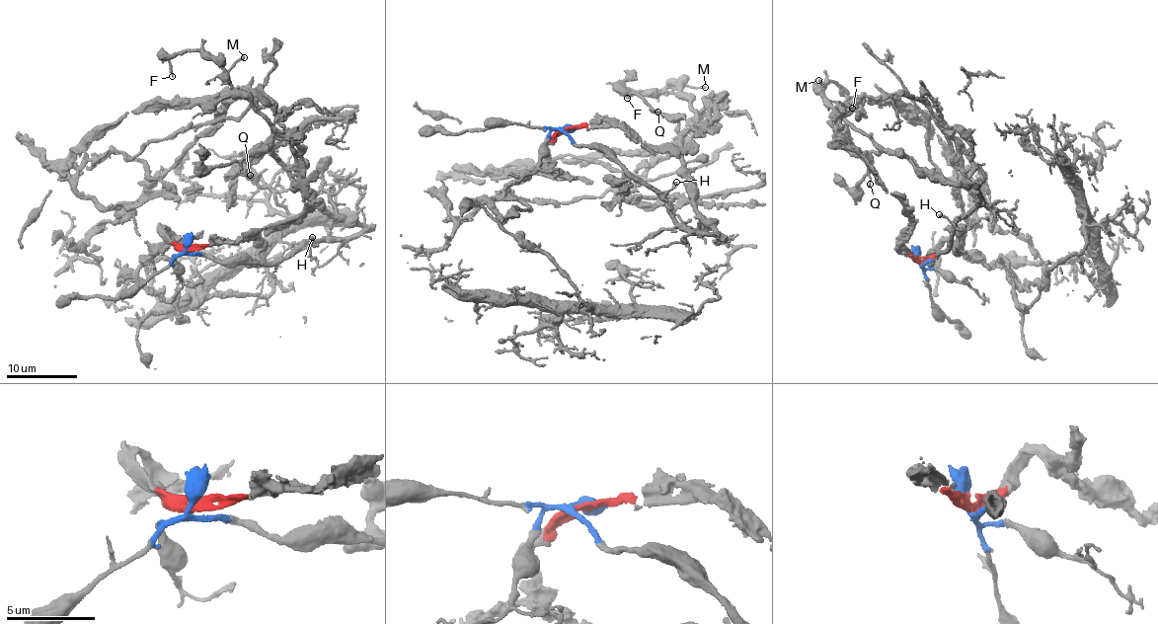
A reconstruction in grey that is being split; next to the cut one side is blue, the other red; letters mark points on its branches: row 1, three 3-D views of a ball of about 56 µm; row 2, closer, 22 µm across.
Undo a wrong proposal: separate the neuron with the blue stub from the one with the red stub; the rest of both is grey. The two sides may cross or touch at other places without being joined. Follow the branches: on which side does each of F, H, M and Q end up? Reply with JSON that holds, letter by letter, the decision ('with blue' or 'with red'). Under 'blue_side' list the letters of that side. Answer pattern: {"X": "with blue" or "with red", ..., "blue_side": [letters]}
{"F": "with blue", "H": "with blue", "M": "with blue", "Q": "with blue", "blue_side": ["F", "H", "M", "Q"]}

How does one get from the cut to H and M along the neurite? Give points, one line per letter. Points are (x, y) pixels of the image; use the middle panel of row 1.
H: (566, 128), (563, 130), (576, 145), (595, 145), (661, 193), (676, 182)
M: (566, 128), (678, 224), (713, 234), (681, 156), (696, 111), (681, 94), (705, 86)

